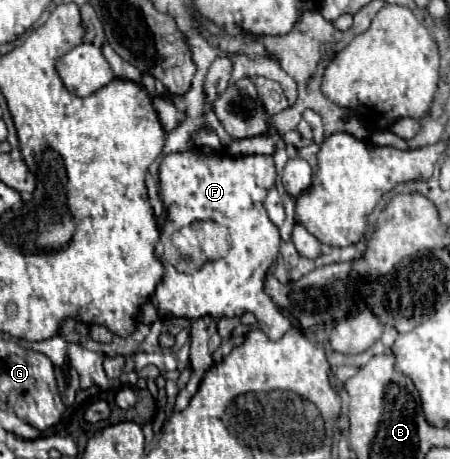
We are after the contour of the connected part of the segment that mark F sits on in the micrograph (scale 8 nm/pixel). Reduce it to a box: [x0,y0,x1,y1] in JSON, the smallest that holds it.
[150,149,292,341]

